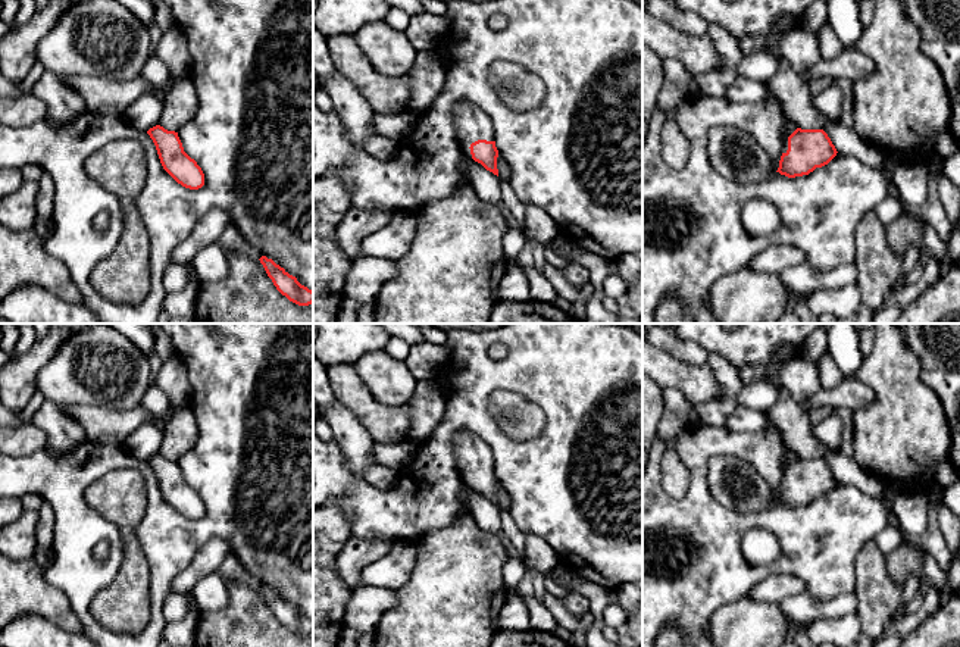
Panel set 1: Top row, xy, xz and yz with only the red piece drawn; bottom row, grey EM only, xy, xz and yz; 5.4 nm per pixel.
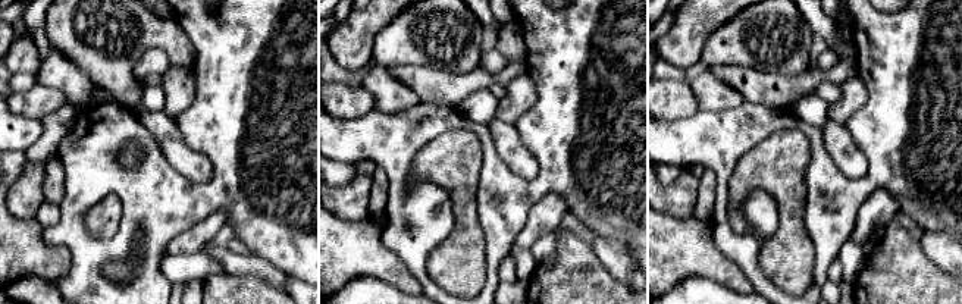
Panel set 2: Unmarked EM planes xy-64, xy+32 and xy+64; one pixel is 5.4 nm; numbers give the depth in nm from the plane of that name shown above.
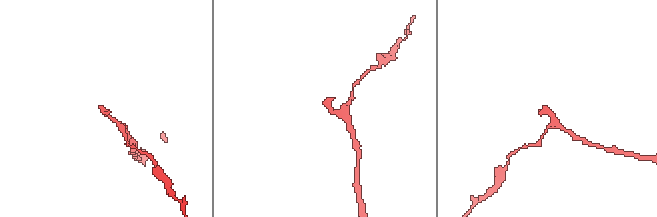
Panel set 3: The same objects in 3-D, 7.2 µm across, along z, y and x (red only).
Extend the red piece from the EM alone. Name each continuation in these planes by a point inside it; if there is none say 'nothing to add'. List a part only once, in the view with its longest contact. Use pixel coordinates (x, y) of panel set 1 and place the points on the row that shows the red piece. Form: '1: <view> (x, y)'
1: xz (472, 124)

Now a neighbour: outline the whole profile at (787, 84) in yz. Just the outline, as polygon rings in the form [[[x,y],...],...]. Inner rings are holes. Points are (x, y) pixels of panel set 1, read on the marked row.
[[[782,15],[773,22],[766,53],[776,59],[778,69],[764,82],[764,87],[776,96],[797,128],[823,129],[826,116],[813,104],[810,85],[781,54],[781,37],[800,25],[801,22],[789,15]]]

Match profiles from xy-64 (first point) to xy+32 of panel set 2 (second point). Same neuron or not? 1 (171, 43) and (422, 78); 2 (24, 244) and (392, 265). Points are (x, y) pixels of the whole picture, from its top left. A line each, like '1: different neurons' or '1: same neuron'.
1: different neurons
2: same neuron

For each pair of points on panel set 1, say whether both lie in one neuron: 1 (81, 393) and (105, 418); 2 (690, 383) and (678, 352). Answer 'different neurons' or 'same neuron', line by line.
1: different neurons
2: different neurons

